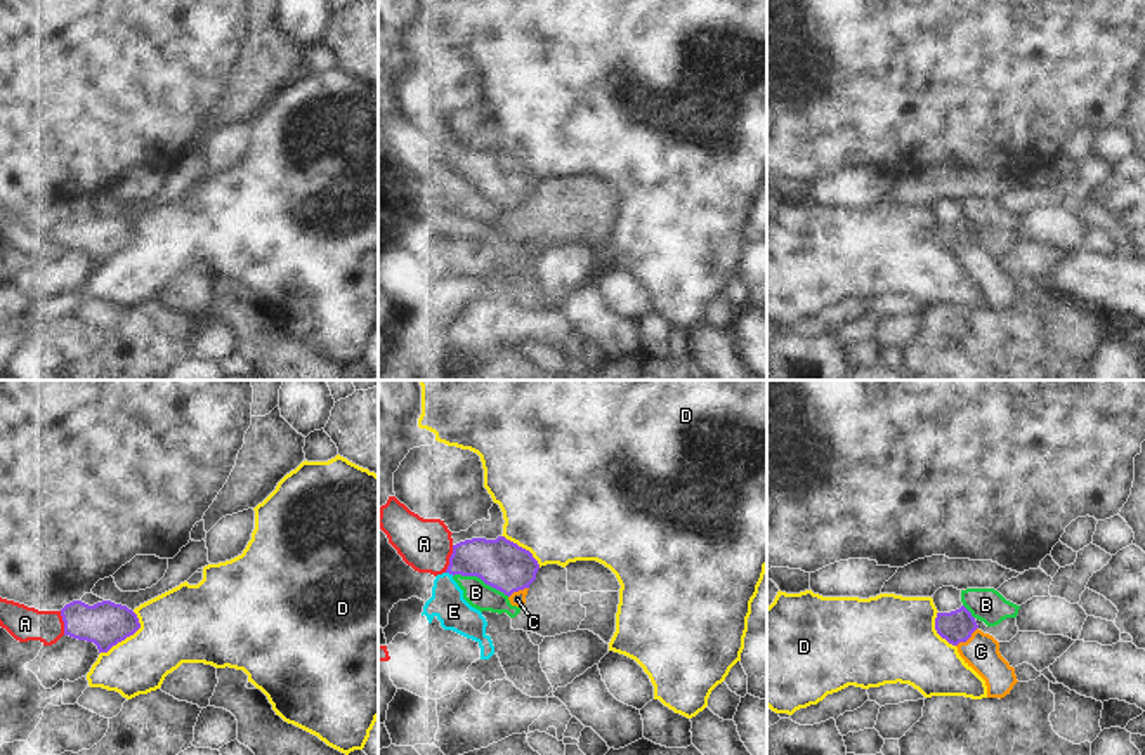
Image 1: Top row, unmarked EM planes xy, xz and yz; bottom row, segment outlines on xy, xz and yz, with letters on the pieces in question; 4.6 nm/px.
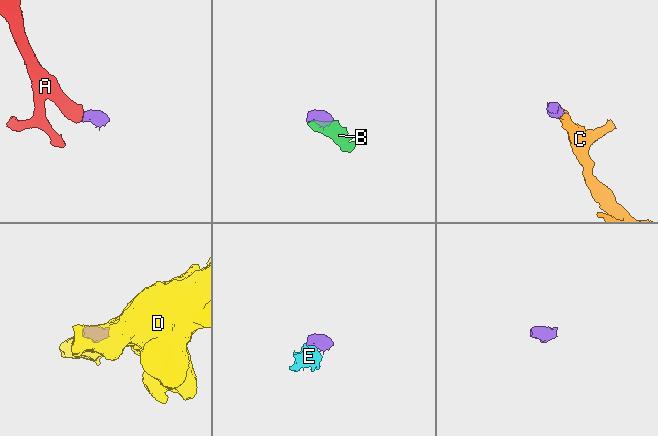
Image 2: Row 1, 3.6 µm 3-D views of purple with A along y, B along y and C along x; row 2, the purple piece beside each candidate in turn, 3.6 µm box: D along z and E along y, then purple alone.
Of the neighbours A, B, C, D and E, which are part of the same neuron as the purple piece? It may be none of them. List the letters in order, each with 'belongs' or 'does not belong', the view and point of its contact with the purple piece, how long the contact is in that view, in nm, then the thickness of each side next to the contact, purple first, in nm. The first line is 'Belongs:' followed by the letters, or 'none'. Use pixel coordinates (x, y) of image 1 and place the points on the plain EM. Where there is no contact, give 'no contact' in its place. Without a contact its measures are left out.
Belongs: A, C
A: belongs; contact xz (450, 170); length 130 nm; calibres 220 and 240 nm
B: does not belong; contact xz (481, 190); length 280 nm; calibres 220 and 120 nm
C: belongs; contact yz (967, 250); length 140 nm; calibres 150 and 170 nm
D: does not belong; contact xy (127, 247); length 260 nm; calibres 200 and 340 nm
E: does not belong; contact xz (450, 184); length 40 nm; calibres 220 and 160 nm

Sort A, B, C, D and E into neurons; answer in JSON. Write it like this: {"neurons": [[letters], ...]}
{"neurons": [["A", "C"], ["B", "E"], ["D"]]}

